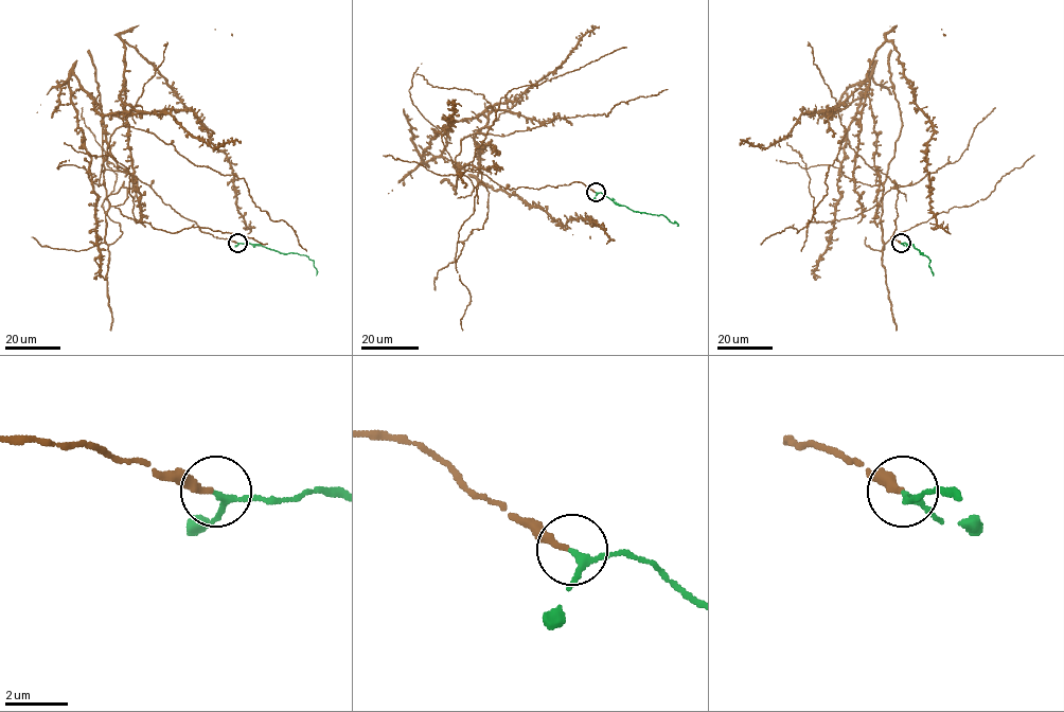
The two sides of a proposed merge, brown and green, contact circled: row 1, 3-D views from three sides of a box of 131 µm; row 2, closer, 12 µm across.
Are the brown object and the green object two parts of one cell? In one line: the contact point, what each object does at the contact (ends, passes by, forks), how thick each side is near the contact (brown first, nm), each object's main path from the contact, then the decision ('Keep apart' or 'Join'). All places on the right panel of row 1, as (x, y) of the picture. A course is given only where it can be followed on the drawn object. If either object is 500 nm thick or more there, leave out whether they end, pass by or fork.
Place: (901, 243). At the ring brown ends. At the ring green passes by. Thickness 240 nm (brown) against 170 nm. Course of brown: (901, 243), (890, 238), (898, 187), (850, 147), (837, 107), (886, 40), (932, 128), (929, 210), (950, 234). Course of green: (901, 243), (911, 244), (930, 260), (933, 276). Join

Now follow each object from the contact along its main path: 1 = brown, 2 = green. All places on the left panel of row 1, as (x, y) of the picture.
1: (236, 243), (202, 232), (131, 174), (101, 171), (130, 111), (120, 98), (123, 40), (225, 154), (247, 234)
2: (237, 243), (259, 244), (285, 254), (305, 254), (313, 260), (316, 276)

